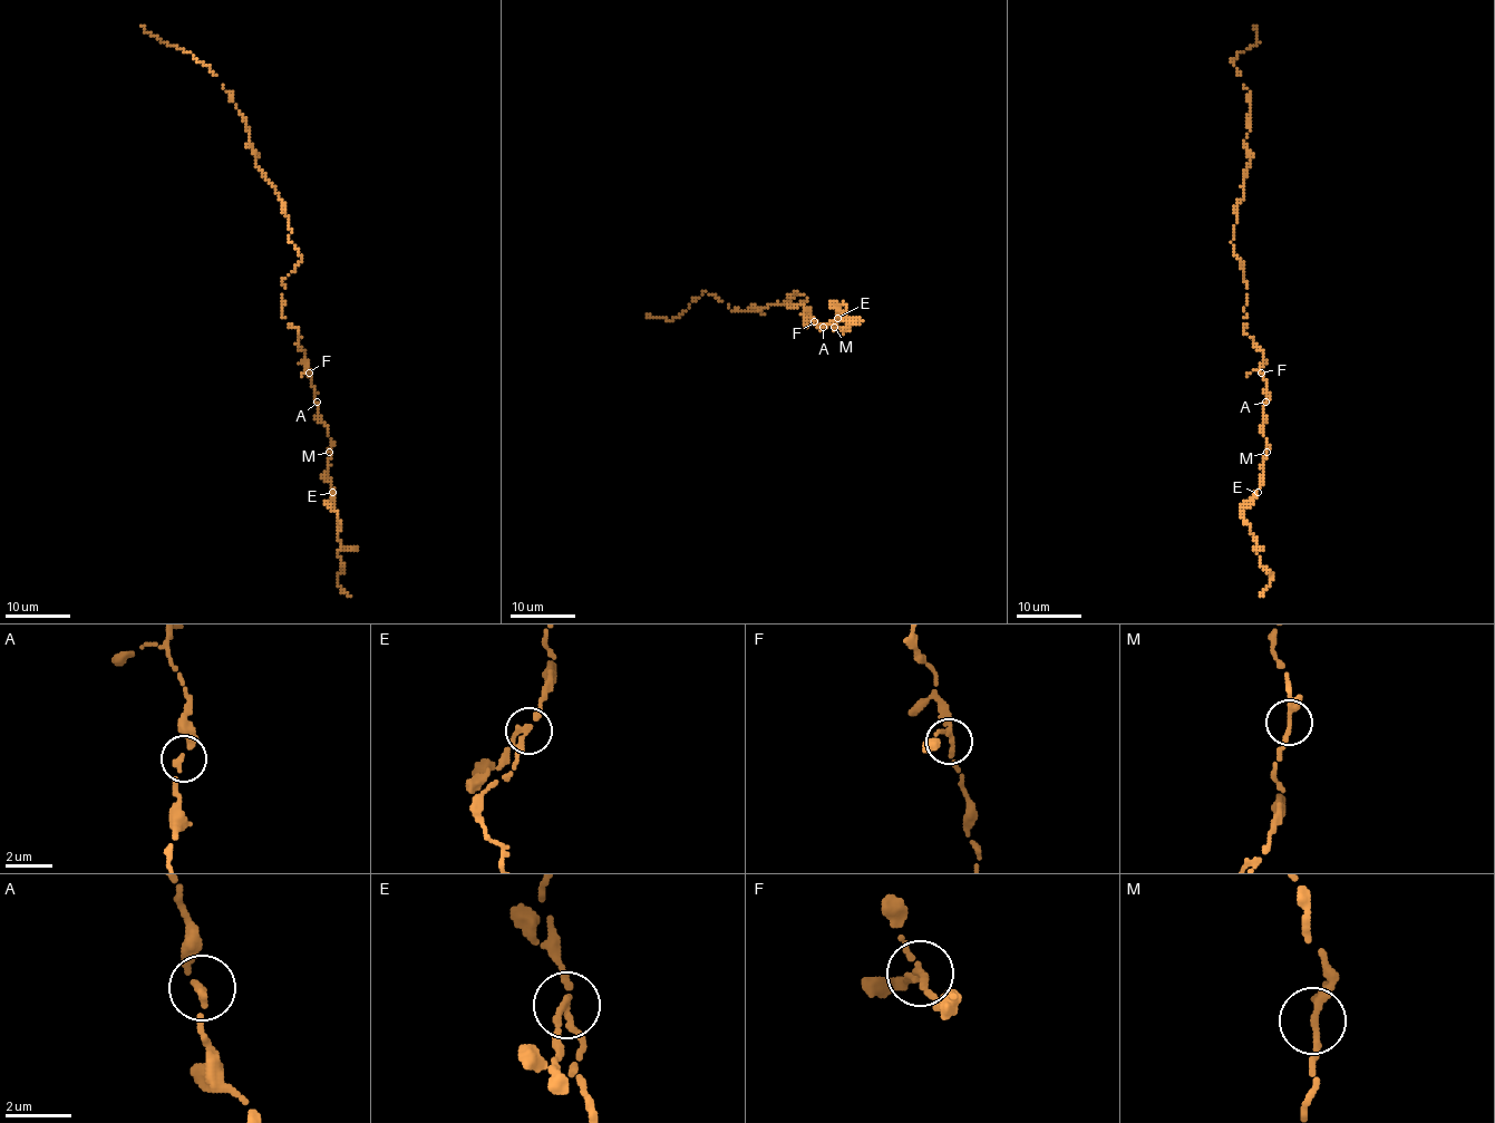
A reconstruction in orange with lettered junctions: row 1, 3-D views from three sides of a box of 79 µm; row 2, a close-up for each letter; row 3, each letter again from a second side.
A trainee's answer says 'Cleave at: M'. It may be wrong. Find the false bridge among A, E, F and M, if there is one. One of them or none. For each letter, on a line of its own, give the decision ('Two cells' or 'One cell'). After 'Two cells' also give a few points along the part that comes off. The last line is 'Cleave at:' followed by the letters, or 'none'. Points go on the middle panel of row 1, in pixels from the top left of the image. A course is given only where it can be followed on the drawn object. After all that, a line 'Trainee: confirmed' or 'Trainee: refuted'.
A: One cell
E: One cell
F: One cell
M: One cell
Cleave at: none
Trainee: refuted

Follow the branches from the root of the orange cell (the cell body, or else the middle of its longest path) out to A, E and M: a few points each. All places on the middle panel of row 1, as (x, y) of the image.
A: (789, 306), (788, 309), (787, 306), (803, 306), (805, 318), (819, 328), (823, 327)
E: (789, 306), (803, 306), (805, 318), (819, 328), (833, 321), (837, 327), (831, 325), (837, 318)
M: (789, 306), (788, 309), (787, 306), (803, 306), (805, 318), (819, 328), (833, 321), (837, 327), (834, 327)

